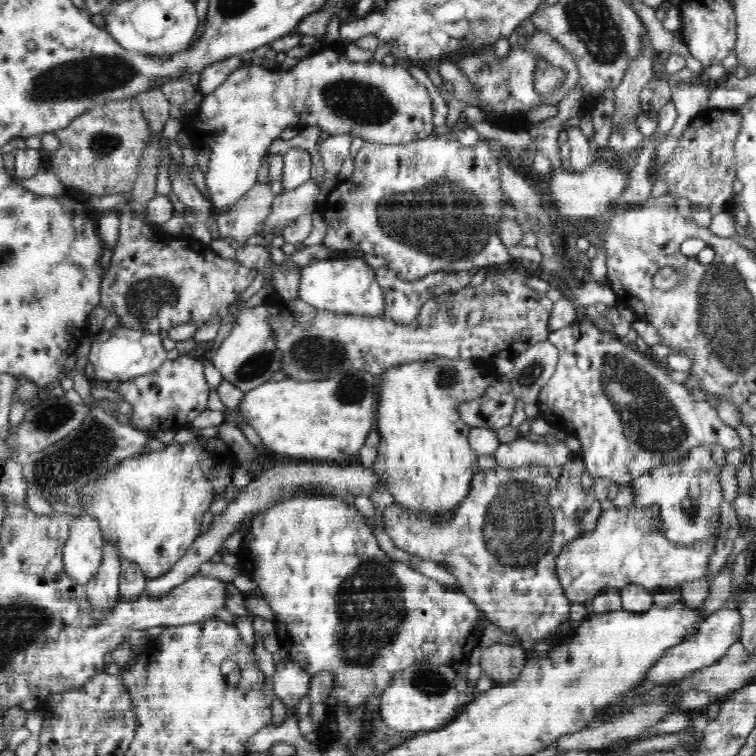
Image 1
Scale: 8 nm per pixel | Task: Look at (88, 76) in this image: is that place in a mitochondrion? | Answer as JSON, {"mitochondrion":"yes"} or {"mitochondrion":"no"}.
{"mitochondrion":"yes"}

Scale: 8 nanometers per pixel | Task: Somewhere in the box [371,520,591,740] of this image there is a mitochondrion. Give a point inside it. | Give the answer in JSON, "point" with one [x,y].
{"point":[428,681]}

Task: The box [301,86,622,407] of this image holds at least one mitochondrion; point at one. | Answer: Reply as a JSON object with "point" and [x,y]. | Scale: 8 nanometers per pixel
{"point":[442,219]}

